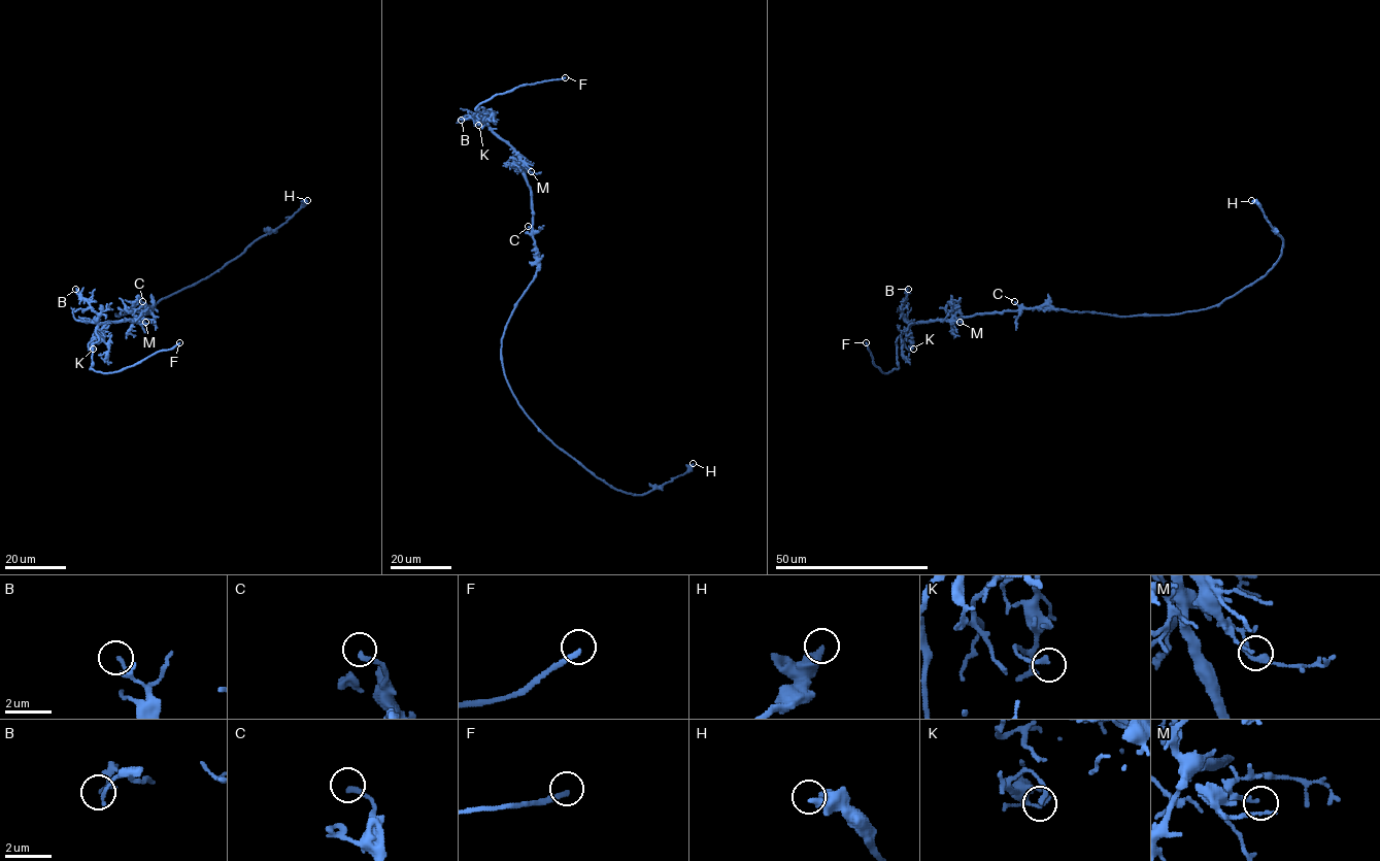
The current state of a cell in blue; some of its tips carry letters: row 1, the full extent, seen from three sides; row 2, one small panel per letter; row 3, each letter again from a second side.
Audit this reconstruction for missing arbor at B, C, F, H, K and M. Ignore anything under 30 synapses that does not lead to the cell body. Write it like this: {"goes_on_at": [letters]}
{"goes_on_at": ["F"]}

